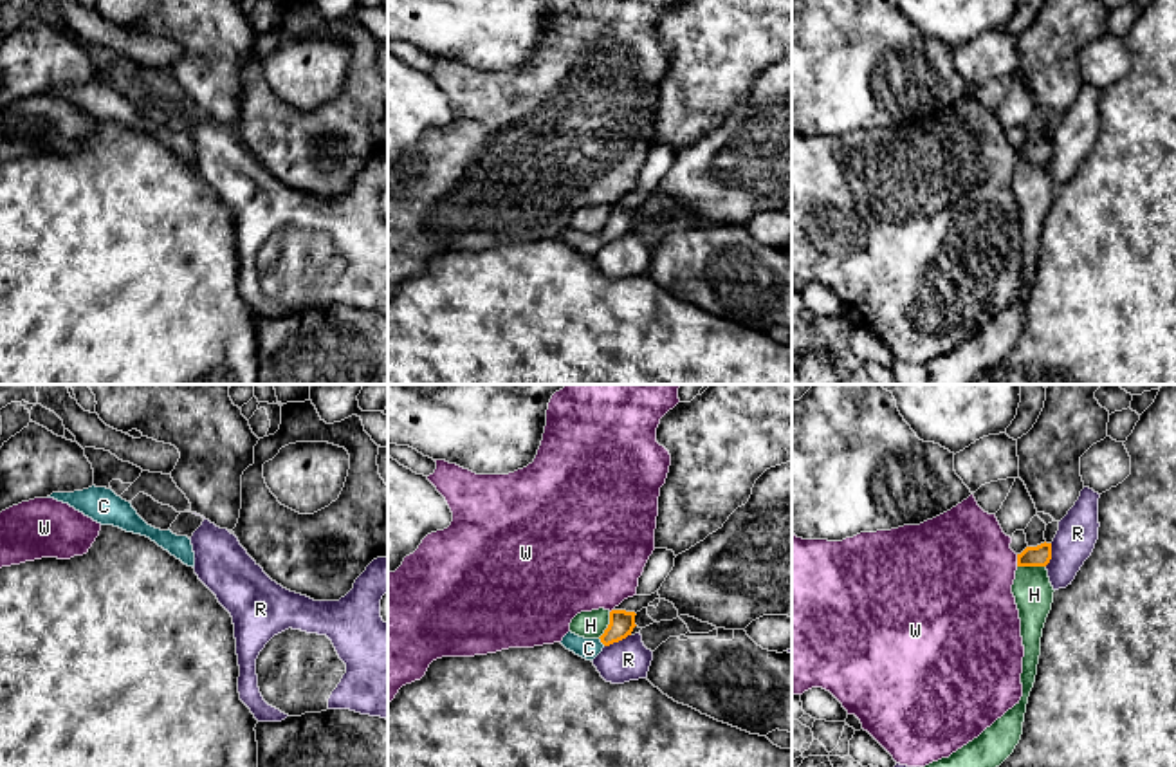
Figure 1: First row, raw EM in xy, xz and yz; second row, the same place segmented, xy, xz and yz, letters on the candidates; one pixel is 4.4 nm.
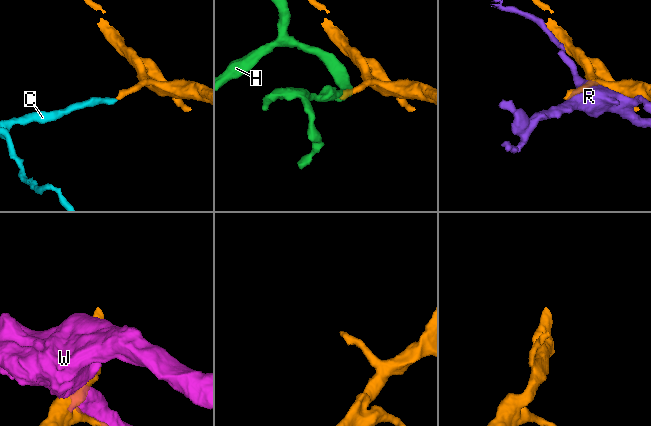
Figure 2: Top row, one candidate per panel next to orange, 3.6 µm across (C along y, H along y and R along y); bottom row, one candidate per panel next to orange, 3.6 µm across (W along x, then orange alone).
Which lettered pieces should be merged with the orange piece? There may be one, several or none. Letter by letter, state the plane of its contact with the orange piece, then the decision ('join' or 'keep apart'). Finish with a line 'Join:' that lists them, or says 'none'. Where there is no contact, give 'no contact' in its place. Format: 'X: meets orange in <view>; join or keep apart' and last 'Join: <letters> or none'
C: meets orange in xz; join
H: meets orange in yz; keep apart
R: meets orange in xz; keep apart
W: meets orange in yz; keep apart
Join: C

